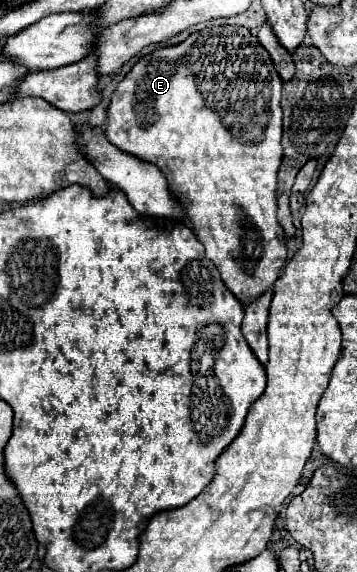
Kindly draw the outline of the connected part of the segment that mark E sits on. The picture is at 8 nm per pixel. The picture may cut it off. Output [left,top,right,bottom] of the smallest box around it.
[104,25,286,305]

